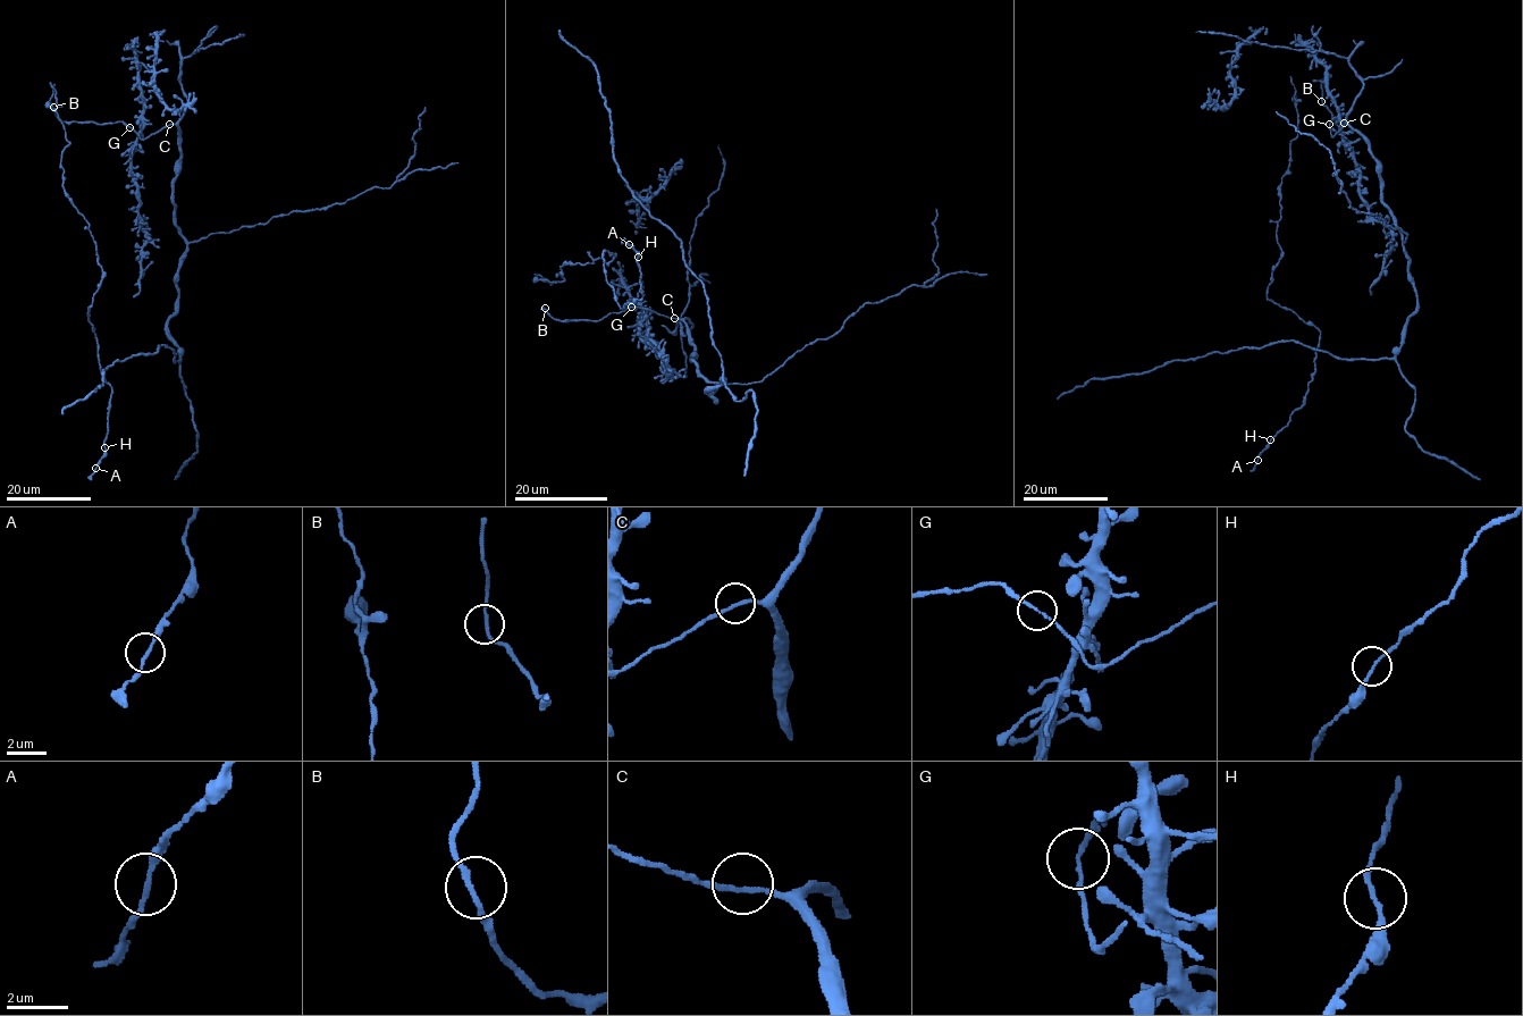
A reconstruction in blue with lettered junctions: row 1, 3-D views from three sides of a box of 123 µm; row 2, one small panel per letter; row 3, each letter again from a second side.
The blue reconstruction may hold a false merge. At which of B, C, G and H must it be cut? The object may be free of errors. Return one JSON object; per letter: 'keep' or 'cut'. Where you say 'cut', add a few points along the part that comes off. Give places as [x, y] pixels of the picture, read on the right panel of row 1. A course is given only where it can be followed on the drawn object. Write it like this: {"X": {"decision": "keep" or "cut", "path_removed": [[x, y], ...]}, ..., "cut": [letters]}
{"B": {"decision": "keep"}, "C": {"decision": "keep"}, "G": {"decision": "keep"}, "H": {"decision": "keep"}, "cut": []}

